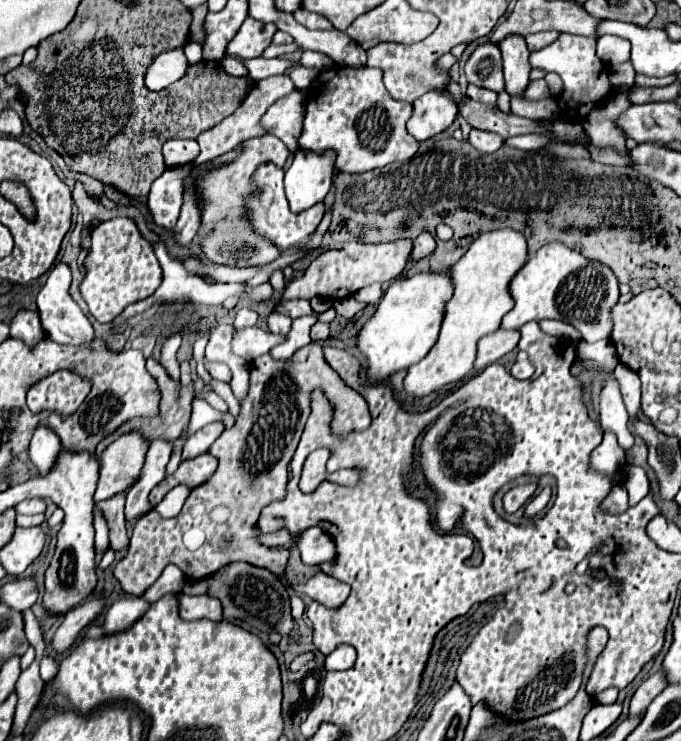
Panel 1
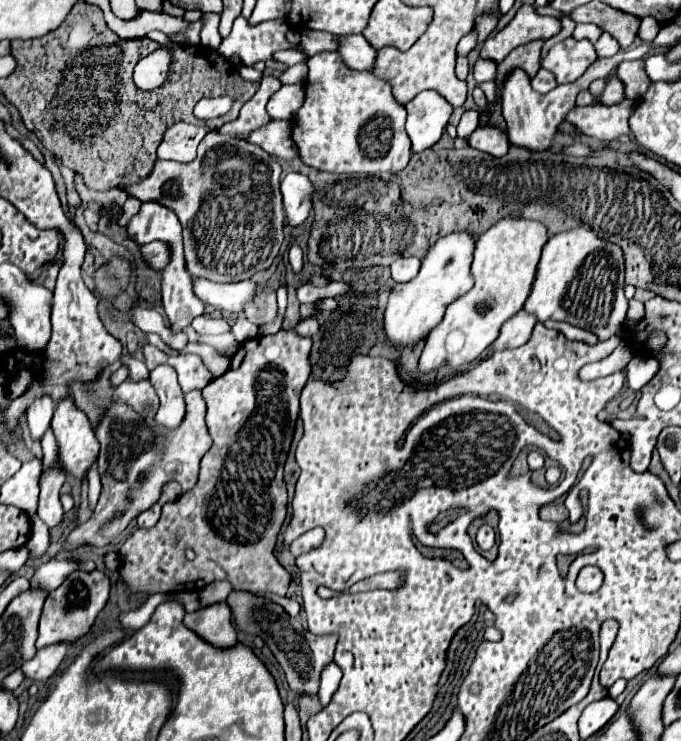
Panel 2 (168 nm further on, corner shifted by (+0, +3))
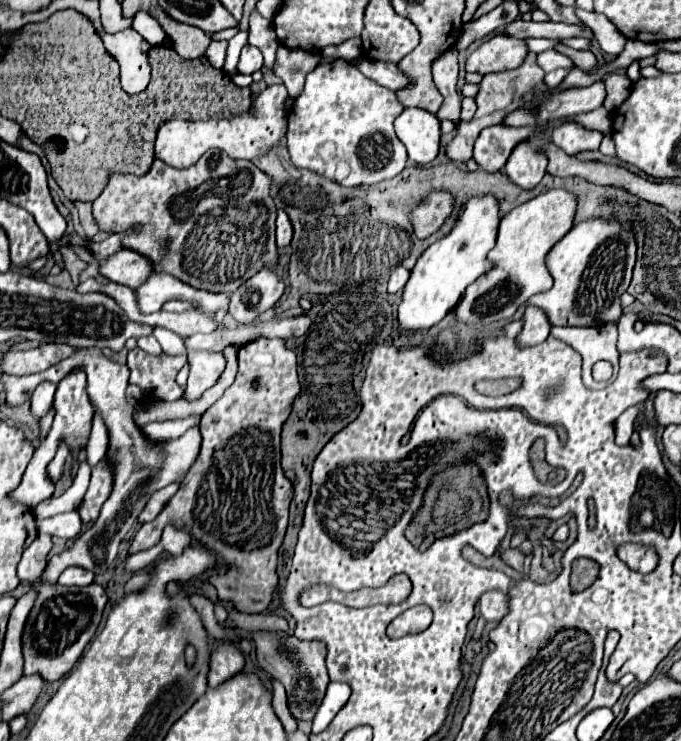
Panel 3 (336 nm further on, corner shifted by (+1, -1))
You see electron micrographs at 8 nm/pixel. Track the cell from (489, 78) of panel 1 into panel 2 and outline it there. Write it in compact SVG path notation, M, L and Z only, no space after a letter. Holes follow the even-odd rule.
M477 58L475 66L473 66L473 76L475 76L477 84L495 80L495 78L497 78L497 64L495 64L495 60L483 60L483 58Z

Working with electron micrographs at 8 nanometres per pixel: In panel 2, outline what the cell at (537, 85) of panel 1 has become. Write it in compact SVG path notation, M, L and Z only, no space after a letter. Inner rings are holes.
M541 68L541 70L535 74L535 78L531 80L531 86L533 86L535 92L547 94L547 92L551 92L551 90L557 86L557 82L555 82L555 76L553 76L549 70Z

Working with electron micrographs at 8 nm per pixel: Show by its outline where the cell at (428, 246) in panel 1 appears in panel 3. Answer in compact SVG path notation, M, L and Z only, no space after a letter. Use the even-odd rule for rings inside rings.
M396 268L396 270L390 274L390 280L388 280L388 292L390 292L390 294L400 292L400 290L404 288L408 276L410 276L410 272L408 272L406 268Z

